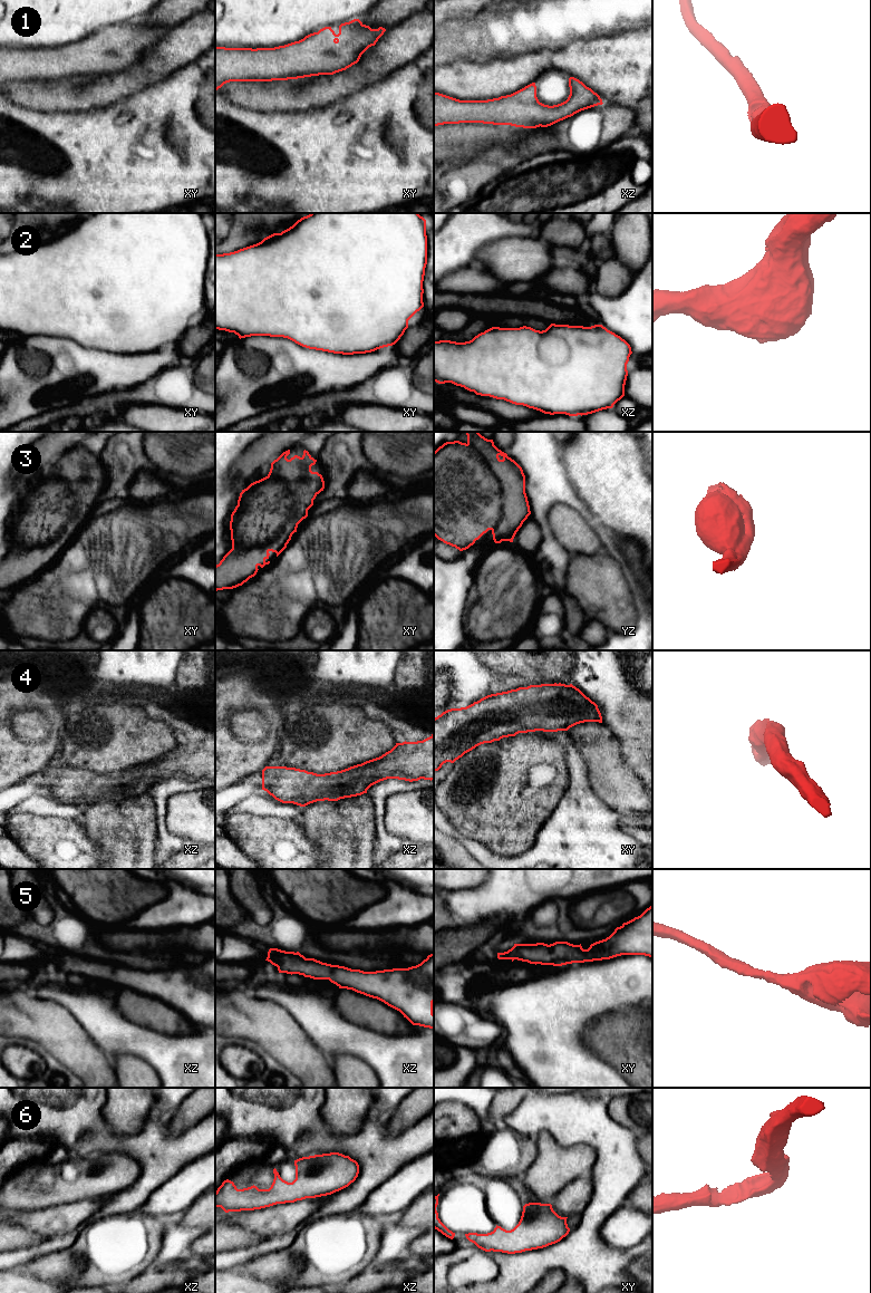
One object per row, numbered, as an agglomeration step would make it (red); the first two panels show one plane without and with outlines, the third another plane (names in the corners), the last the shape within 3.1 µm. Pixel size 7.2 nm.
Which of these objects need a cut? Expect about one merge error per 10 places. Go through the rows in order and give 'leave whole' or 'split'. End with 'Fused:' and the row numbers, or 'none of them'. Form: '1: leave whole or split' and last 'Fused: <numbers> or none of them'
1: leave whole
2: leave whole
3: leave whole
4: leave whole
5: leave whole
6: leave whole
Fused: none of them

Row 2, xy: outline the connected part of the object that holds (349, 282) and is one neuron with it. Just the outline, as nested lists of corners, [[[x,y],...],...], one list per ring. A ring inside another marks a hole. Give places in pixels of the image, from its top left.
[[[310,213],[281,233],[234,252],[215,254],[215,329],[234,332],[239,338],[270,336],[333,354],[366,354],[395,345],[408,328],[408,320],[424,307],[423,281],[427,264],[426,220],[418,213]]]

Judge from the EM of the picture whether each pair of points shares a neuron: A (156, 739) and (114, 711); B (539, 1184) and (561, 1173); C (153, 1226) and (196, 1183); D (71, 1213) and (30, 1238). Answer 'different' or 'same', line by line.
A: same
B: same
C: different
D: different

